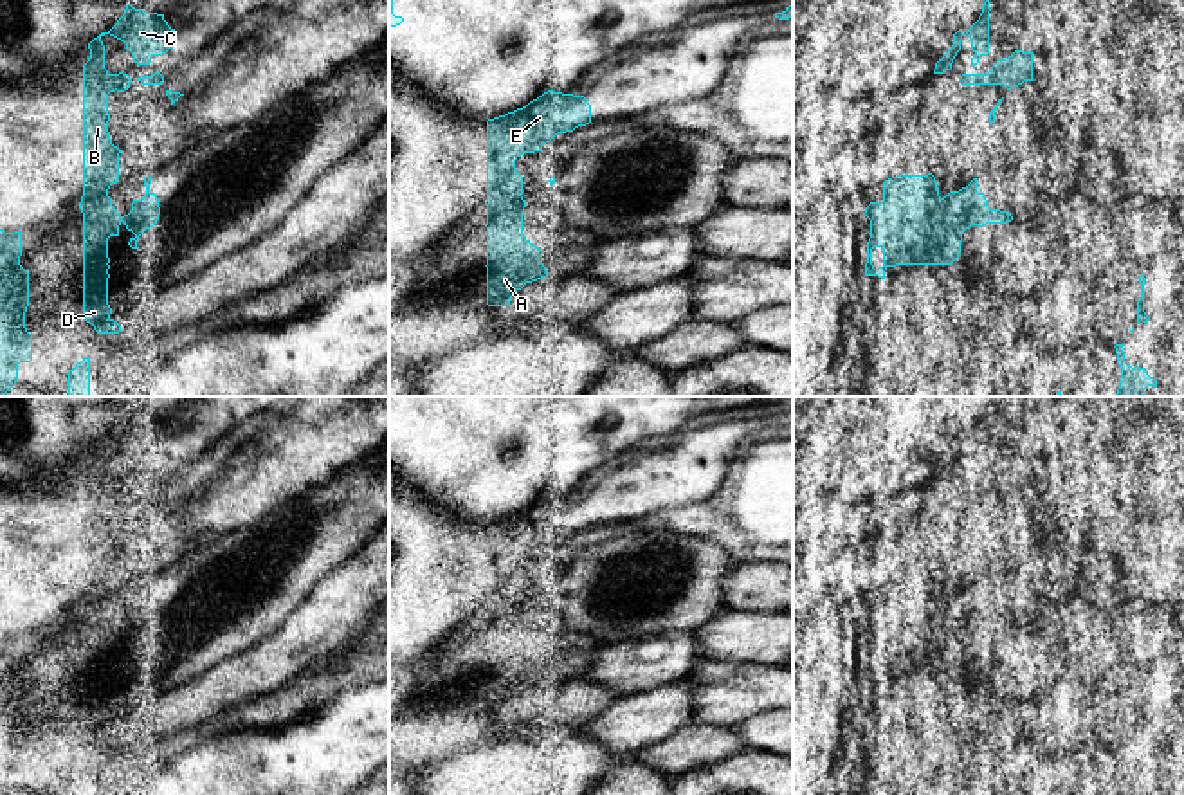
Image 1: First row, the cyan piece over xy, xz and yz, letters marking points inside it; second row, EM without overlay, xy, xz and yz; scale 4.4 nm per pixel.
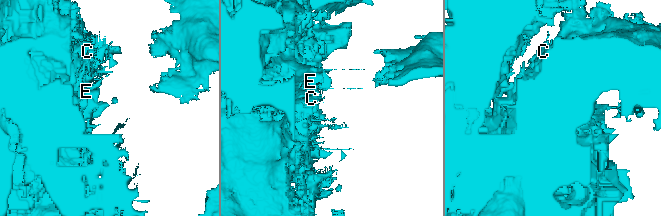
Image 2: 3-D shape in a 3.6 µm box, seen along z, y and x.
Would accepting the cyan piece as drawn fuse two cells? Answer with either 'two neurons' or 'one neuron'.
one neuron

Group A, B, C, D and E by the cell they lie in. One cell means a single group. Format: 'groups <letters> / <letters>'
groups A B C D E

